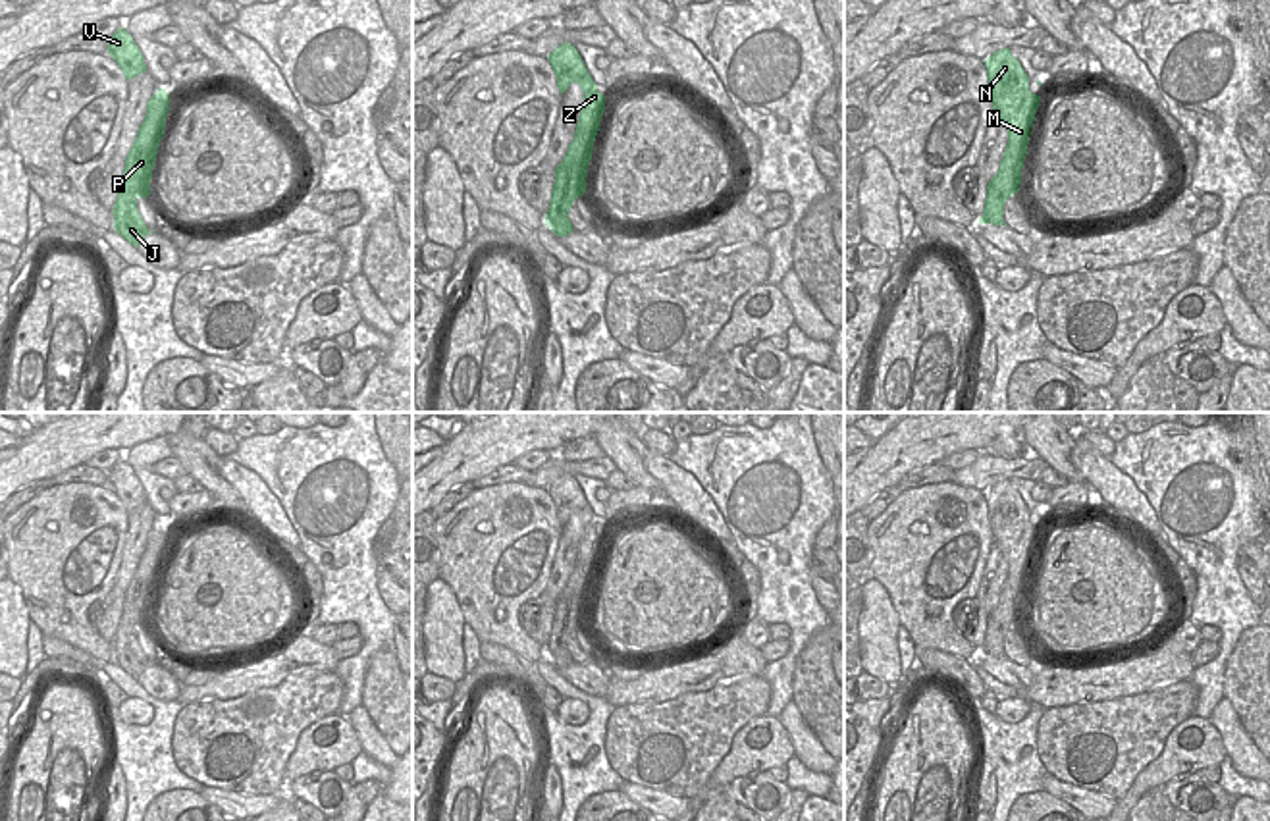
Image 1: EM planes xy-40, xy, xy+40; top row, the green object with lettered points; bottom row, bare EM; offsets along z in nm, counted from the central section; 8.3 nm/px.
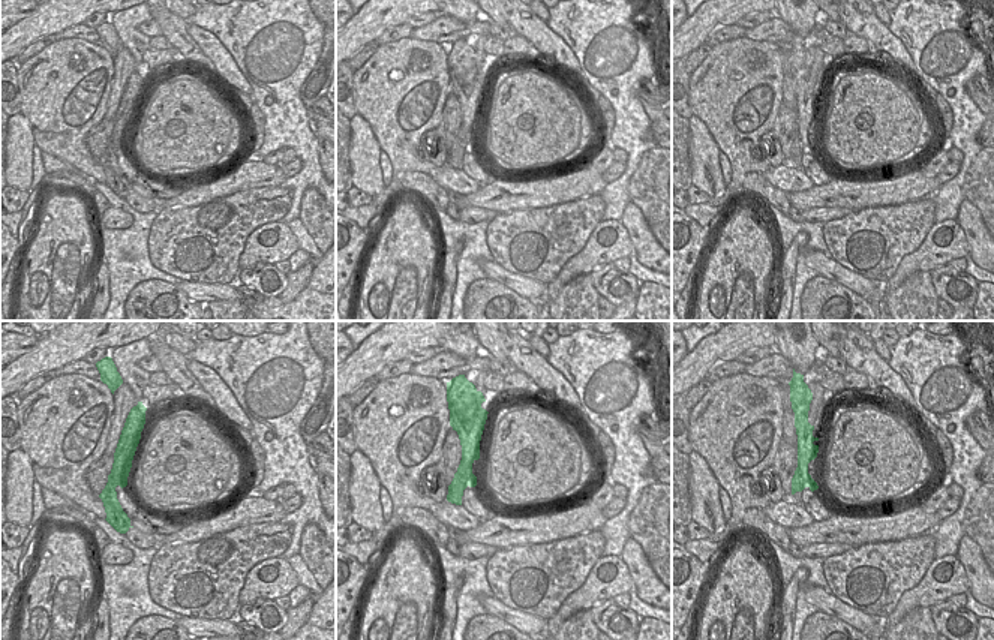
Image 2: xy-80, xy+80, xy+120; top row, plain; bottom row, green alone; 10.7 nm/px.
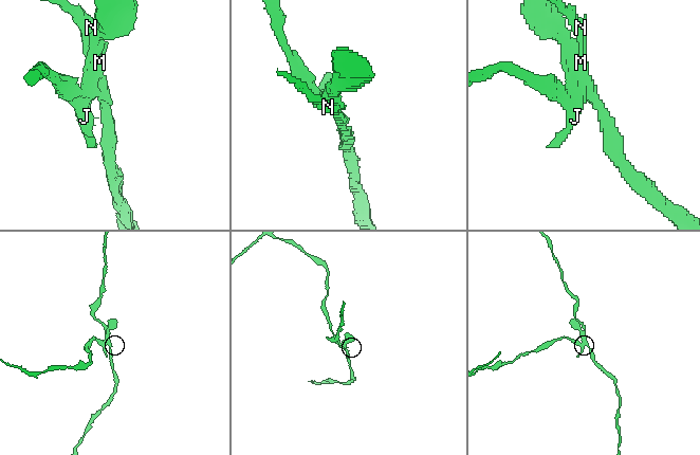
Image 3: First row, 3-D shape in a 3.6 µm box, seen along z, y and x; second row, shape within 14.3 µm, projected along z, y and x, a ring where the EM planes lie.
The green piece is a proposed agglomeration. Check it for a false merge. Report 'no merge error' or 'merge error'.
merge error

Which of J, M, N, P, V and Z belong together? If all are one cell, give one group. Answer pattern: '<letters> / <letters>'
J P / M N V Z

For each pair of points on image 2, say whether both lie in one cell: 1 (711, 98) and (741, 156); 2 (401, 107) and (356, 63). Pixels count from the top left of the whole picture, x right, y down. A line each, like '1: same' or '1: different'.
1: same
2: different

